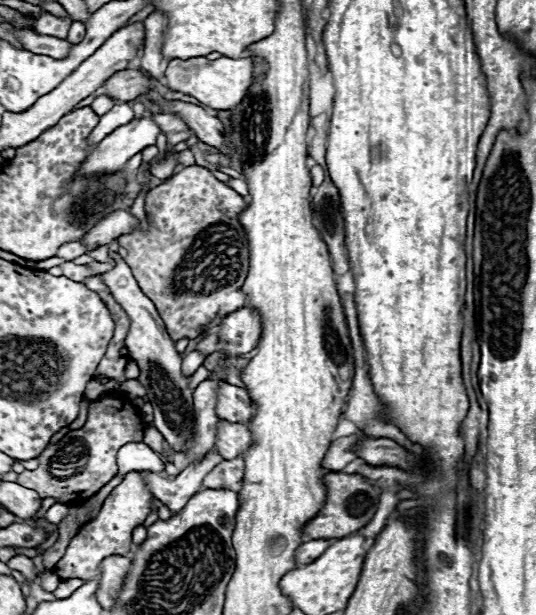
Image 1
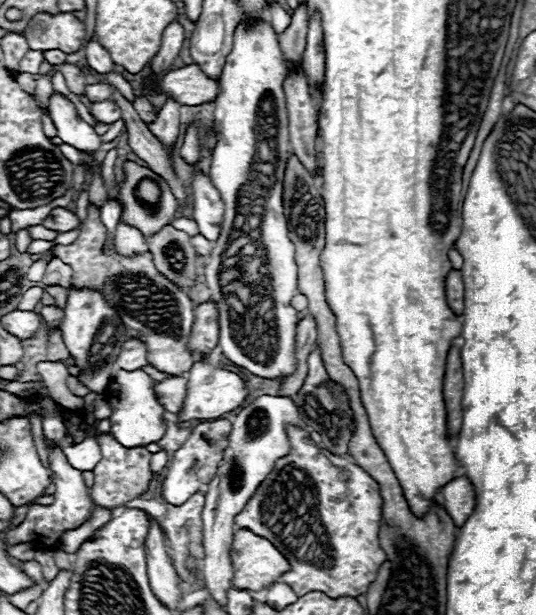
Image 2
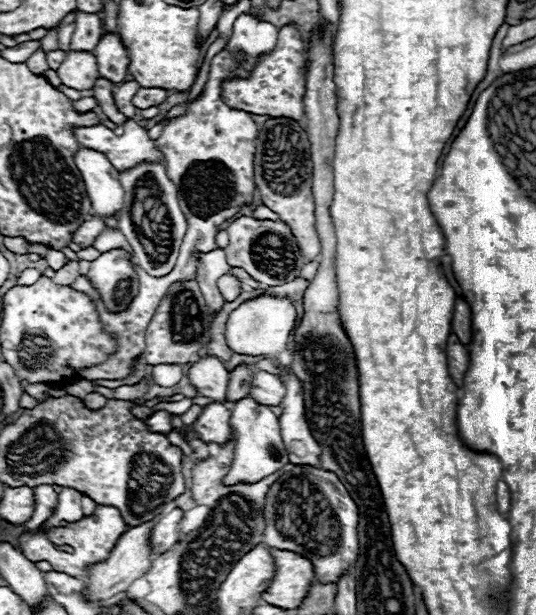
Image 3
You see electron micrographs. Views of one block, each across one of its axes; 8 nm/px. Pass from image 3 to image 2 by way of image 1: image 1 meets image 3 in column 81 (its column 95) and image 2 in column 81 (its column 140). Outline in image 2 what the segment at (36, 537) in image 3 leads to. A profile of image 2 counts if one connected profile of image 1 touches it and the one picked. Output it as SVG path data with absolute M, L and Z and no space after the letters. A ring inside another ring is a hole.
M44 438L46 450L48 450L48 476L50 482L54 484L54 502L48 506L42 504L32 504L24 522L12 530L8 530L6 542L16 544L16 542L32 542L36 548L56 548L62 532L66 530L74 530L80 524L84 524L90 518L90 512L96 508L92 498L90 498L90 490L84 484L82 472L72 468L70 462L66 460L62 448L54 448L46 438Z

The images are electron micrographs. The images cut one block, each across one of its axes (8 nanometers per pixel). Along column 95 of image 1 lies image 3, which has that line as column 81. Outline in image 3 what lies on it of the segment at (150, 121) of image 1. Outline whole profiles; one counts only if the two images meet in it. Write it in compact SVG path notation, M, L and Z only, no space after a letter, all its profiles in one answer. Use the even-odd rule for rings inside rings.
M80 148L74 154L74 160L92 202L92 214L98 218L116 216L124 206L124 190L118 170L106 160L106 156L88 148Z

